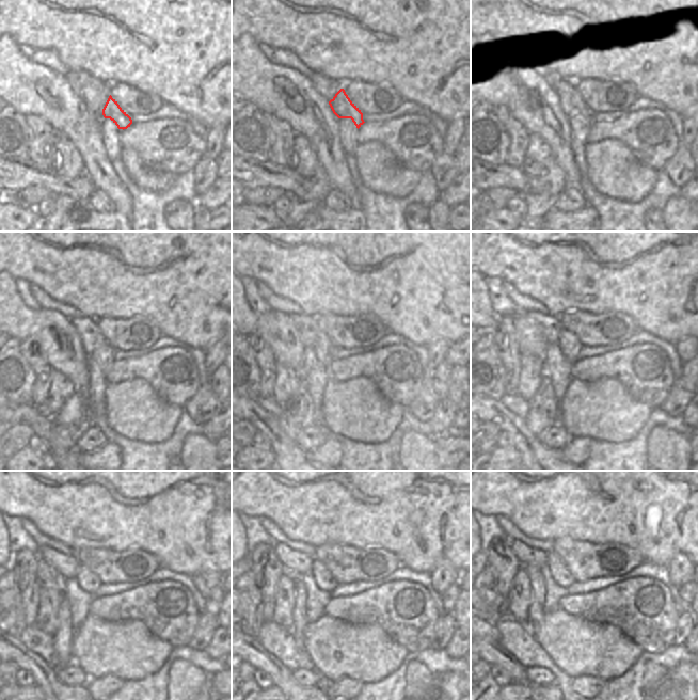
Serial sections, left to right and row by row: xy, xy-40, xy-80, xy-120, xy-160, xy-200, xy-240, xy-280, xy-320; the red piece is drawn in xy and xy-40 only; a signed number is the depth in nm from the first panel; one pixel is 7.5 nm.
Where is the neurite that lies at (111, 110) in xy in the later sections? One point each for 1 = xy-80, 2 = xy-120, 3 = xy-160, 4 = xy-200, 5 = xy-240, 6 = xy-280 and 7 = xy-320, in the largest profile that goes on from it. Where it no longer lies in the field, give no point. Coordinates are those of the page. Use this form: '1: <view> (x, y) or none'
1: xy-80 (571, 101)
2: xy-120 (92, 338)
3: xy-160 (324, 349)
4: xy-200 (570, 346)
5: xy-240 (89, 582)
6: xy-280 (322, 577)
7: xy-320 (561, 575)

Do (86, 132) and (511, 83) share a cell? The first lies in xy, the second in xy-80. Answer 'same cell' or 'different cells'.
same cell

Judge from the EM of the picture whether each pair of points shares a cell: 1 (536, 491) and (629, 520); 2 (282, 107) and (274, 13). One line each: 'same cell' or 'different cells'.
1: same cell
2: different cells

